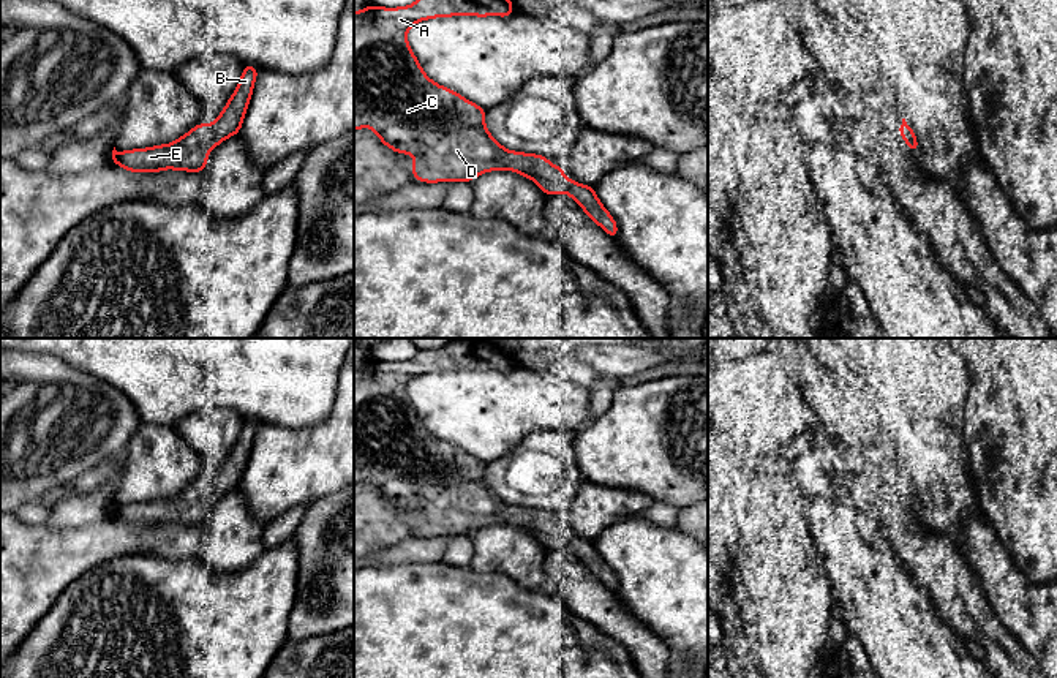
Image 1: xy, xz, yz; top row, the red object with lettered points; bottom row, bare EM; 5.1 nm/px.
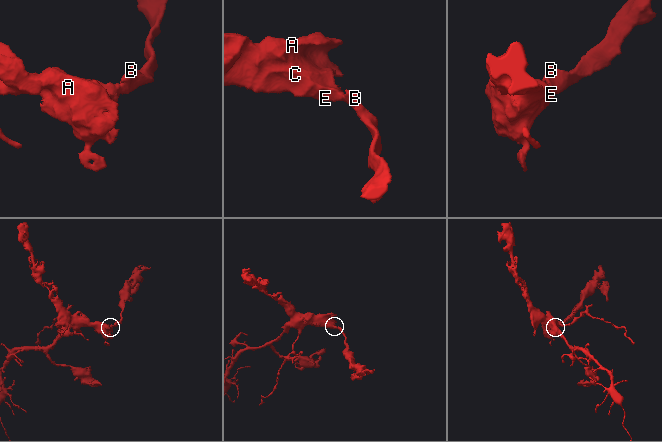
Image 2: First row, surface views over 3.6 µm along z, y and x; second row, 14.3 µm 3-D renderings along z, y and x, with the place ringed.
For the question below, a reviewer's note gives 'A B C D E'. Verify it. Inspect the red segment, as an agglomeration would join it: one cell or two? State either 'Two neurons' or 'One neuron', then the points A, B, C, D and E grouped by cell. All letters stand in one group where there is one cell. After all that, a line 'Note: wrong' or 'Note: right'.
One neuron. Groups: A B C D E
Note: right

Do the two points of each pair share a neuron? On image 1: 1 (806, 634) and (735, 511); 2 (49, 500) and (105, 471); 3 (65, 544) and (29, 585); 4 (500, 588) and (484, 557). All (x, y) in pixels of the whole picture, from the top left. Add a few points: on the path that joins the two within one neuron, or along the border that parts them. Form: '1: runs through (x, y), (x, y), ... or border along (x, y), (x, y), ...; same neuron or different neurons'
1: border along (749, 482), (744, 514), (730, 546); different neurons
2: runs through (63, 492), (90, 481); same neuron
3: runs through (56, 553), (33, 576); same neuron
4: border along (470, 566), (479, 572), (503, 572), (525, 590); different neurons

